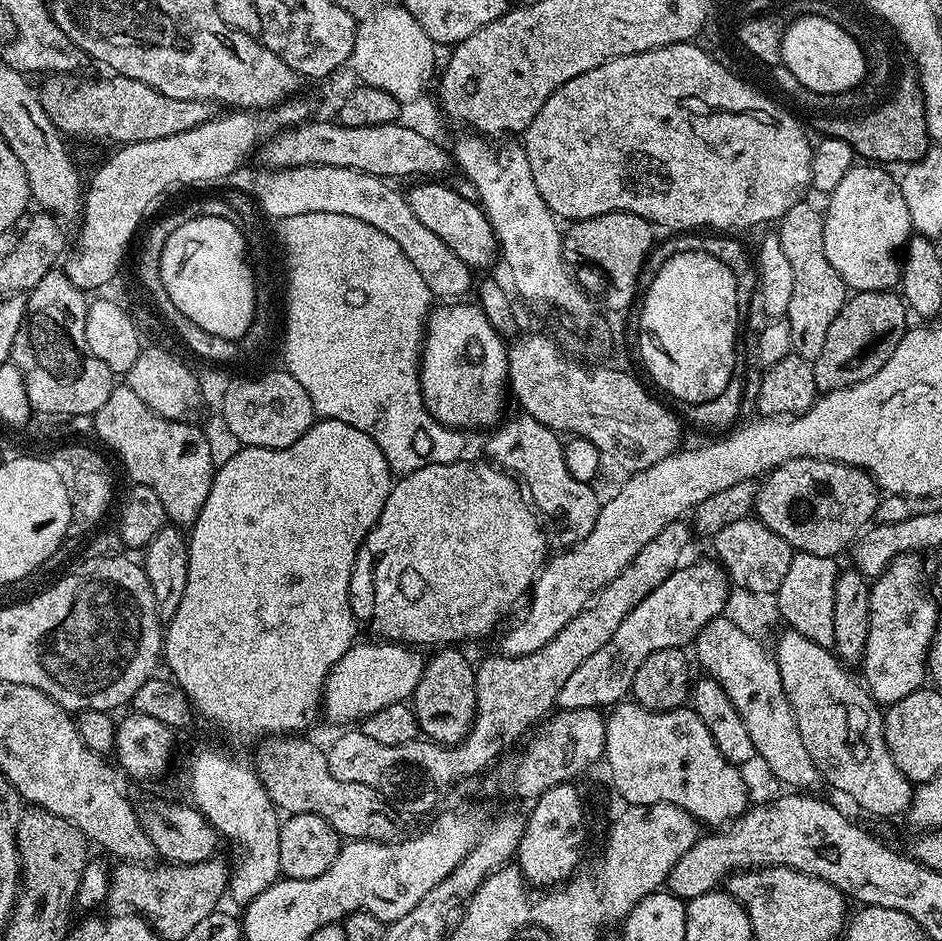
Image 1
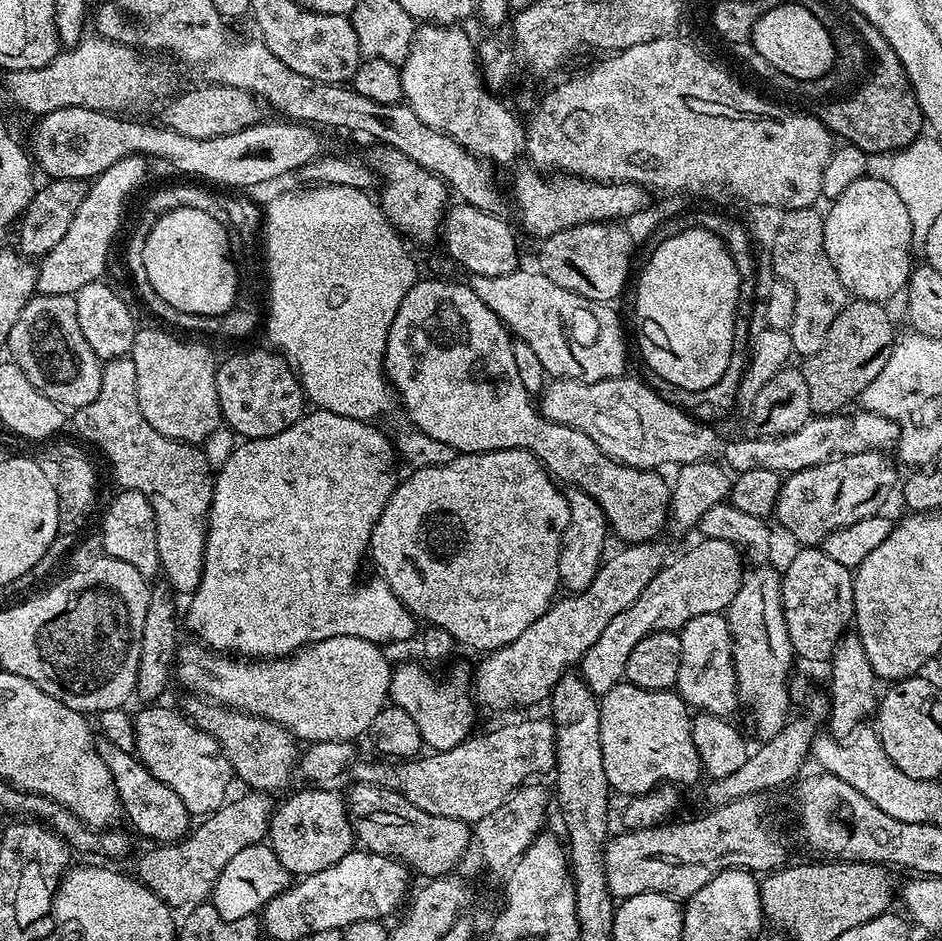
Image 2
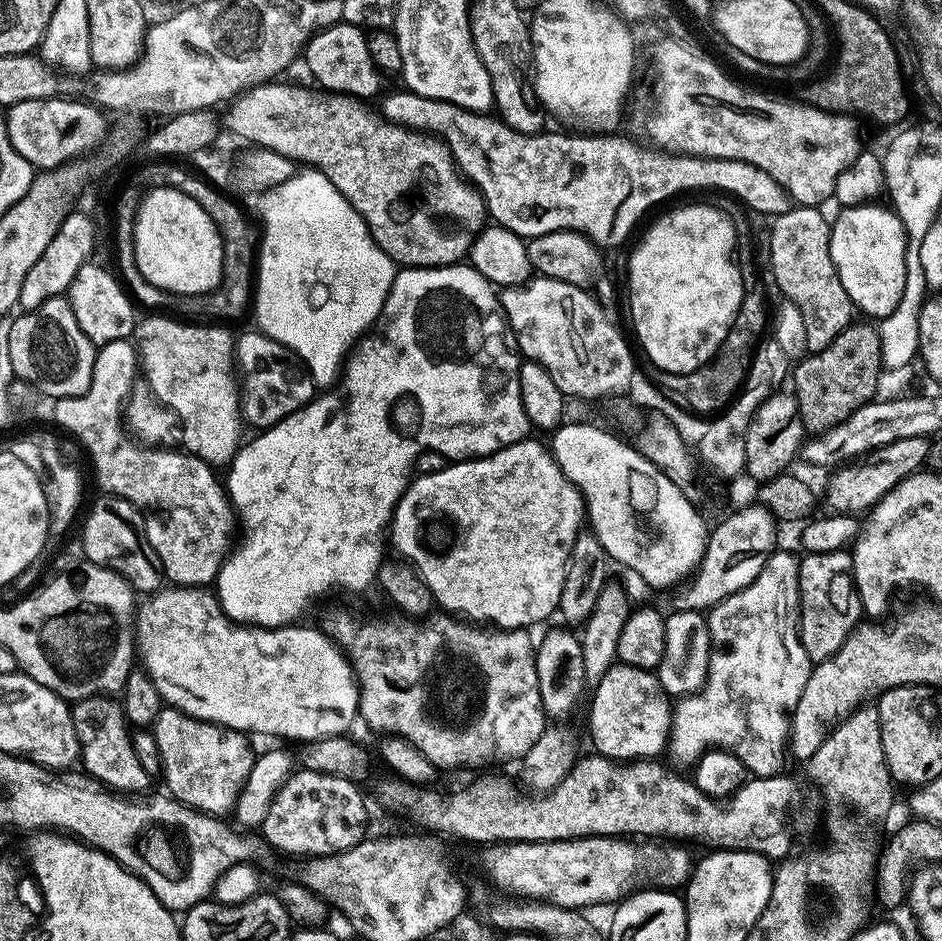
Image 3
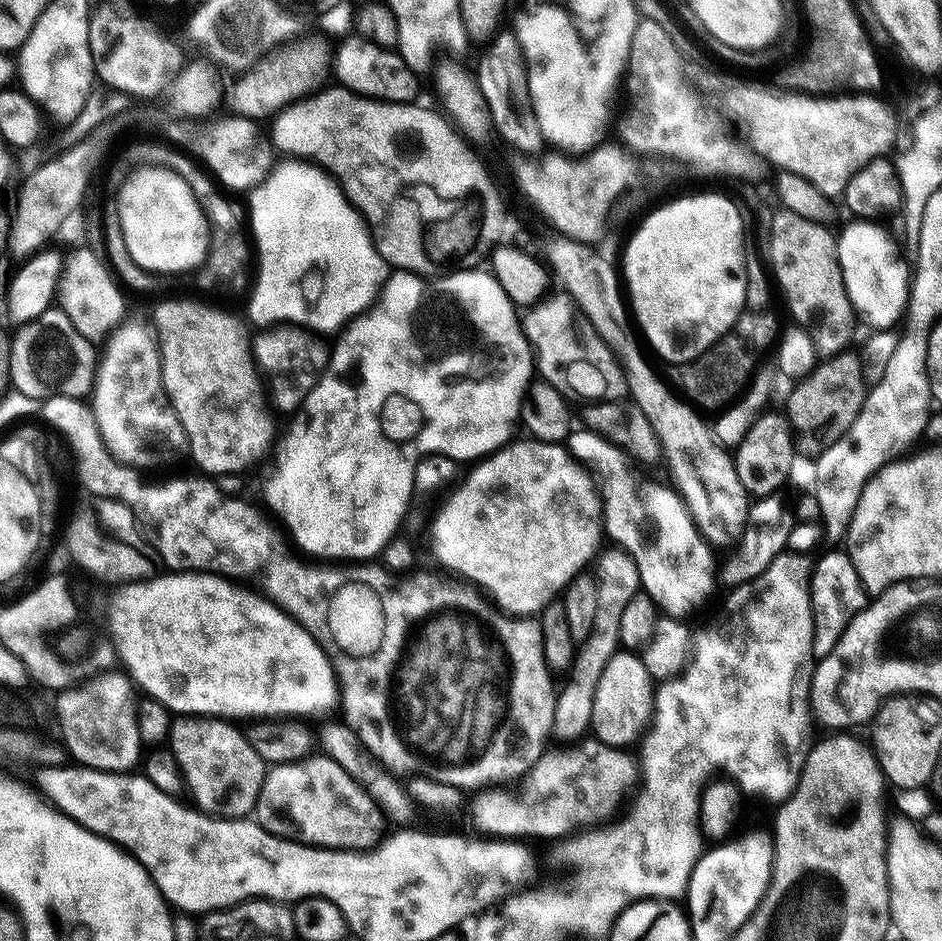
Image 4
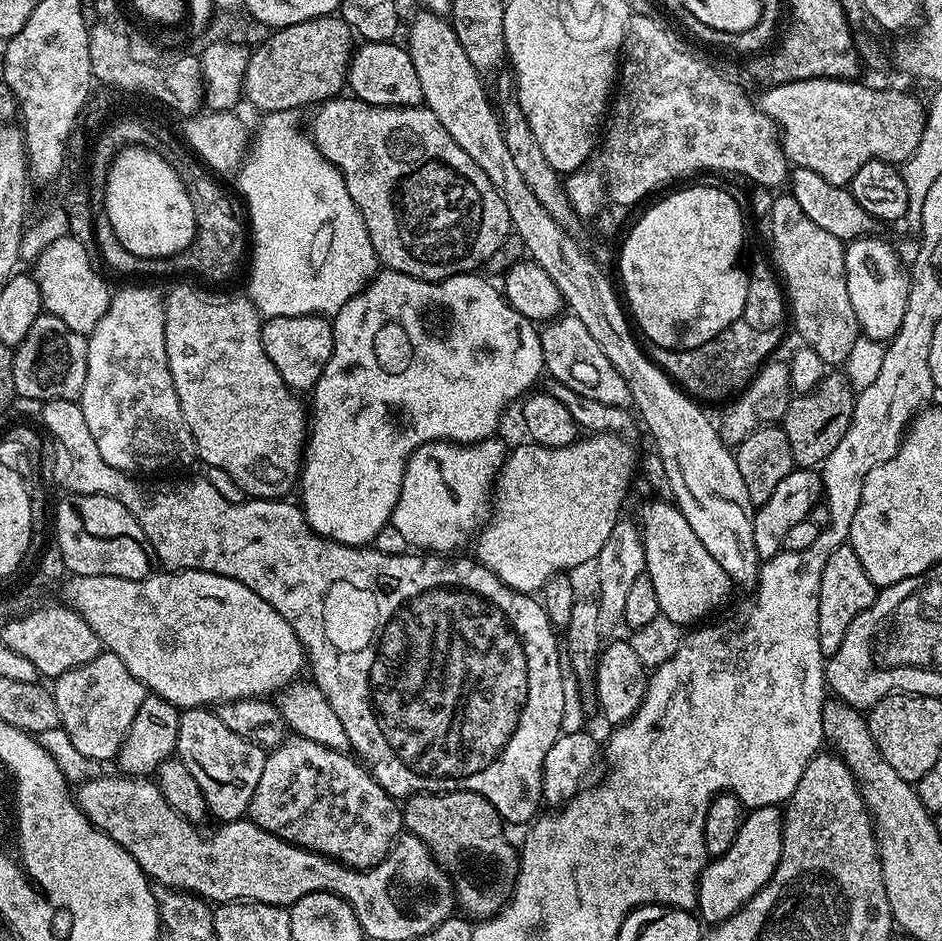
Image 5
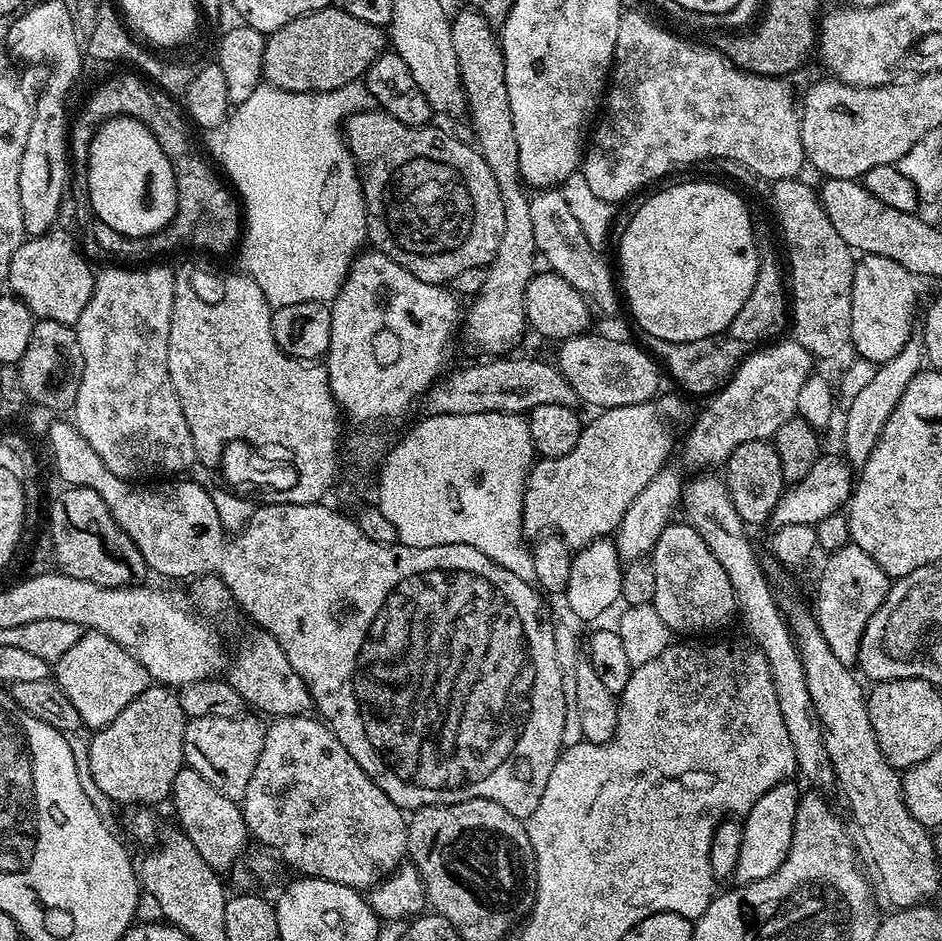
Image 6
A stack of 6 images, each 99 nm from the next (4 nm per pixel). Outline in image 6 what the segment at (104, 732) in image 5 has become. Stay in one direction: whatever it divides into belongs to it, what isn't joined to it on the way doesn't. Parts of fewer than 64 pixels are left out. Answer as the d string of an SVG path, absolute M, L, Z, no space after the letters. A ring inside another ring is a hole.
M88 630L80 635L78 642L62 654L54 662L54 679L60 688L74 702L74 708L78 710L81 725L85 729L99 730L106 727L138 694L142 694L154 681L152 675L134 656L122 647L114 638L110 638L100 631Z

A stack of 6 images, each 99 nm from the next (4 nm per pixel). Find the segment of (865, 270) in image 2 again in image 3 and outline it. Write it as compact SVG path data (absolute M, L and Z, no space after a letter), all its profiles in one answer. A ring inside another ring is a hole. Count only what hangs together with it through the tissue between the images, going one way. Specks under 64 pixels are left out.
M876 202L855 204L852 208L844 208L841 216L831 221L830 258L838 270L838 278L842 278L842 286L846 286L846 294L850 294L853 305L859 311L861 308L868 318L883 318L890 315L894 306L902 302L902 290L906 286L908 239L904 227L891 207L879 208L878 205Z

